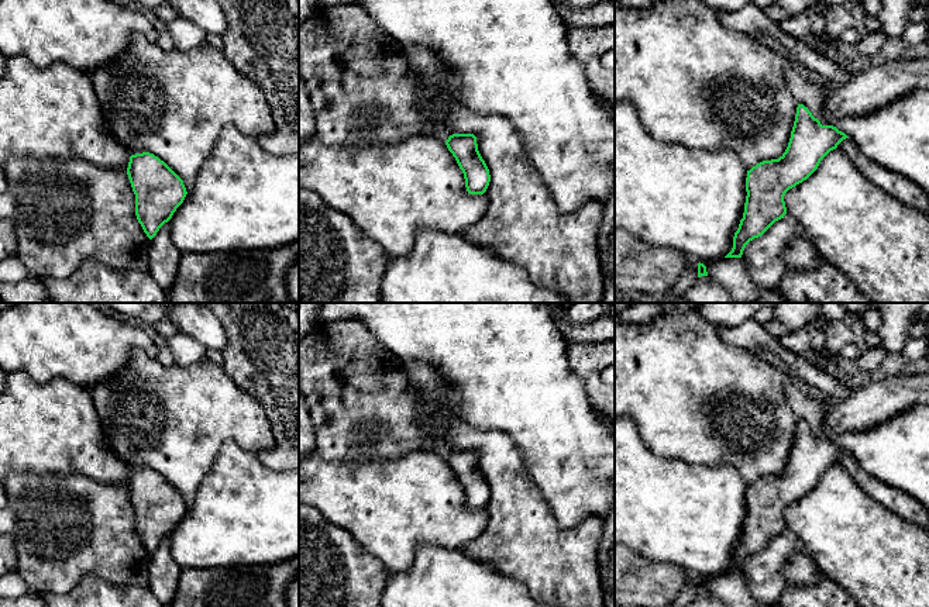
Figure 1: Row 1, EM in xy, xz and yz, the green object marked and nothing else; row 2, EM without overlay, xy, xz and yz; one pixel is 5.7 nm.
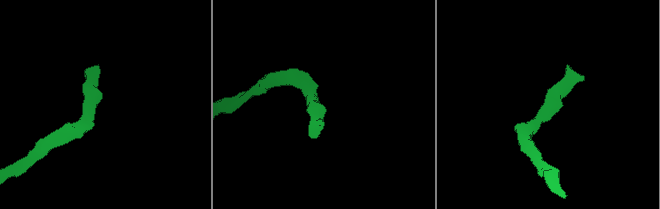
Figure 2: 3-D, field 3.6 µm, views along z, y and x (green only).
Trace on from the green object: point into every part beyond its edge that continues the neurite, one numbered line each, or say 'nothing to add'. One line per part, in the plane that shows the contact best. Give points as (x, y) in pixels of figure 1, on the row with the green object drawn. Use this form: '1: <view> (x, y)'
1: yz (871, 86)

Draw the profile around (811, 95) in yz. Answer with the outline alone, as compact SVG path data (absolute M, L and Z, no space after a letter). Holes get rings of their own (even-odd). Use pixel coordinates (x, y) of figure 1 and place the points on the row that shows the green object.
M792 63L785 69L788 86L798 104L804 104L819 121L825 118L823 106L829 94L829 89L823 85L809 82L799 65Z

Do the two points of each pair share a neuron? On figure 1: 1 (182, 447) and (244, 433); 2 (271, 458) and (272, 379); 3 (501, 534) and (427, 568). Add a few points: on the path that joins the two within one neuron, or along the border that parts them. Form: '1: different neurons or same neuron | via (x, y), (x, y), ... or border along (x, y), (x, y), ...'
1: same neuron | via (198, 447), (217, 433), (229, 433)
2: same neuron | via (282, 438), (282, 399)
3: different neurons | border along (460, 549), (477, 559), (485, 561), (491, 566)

